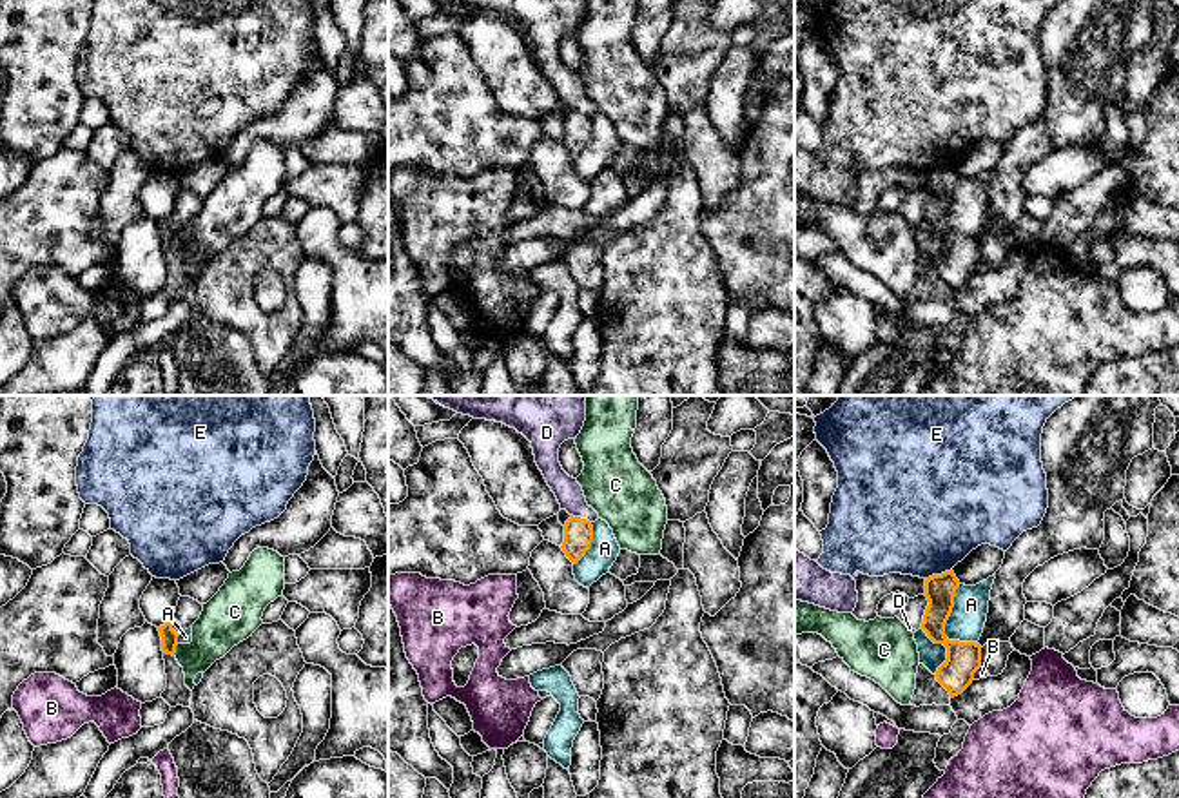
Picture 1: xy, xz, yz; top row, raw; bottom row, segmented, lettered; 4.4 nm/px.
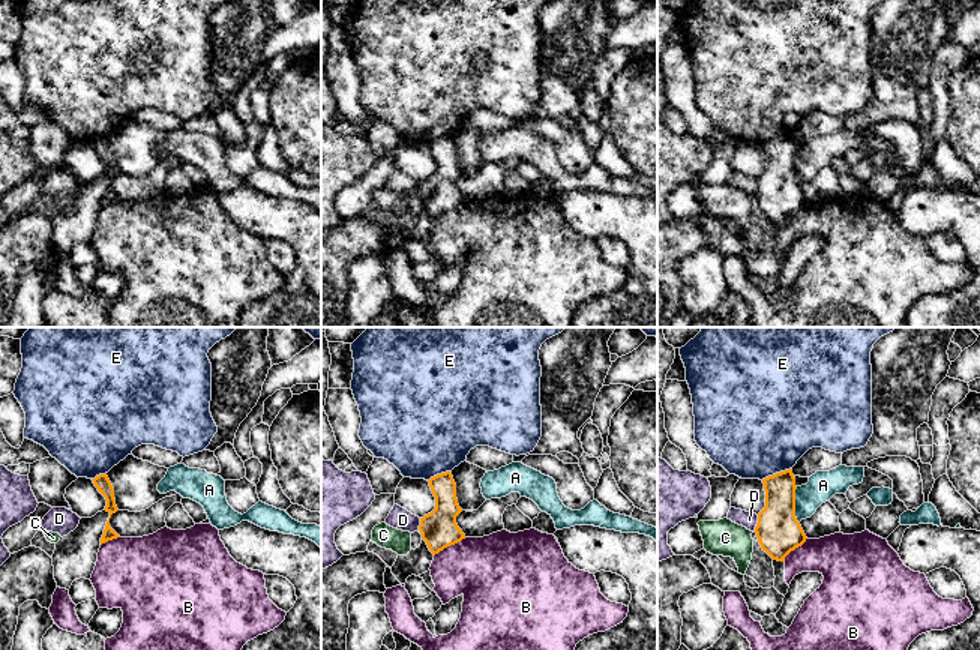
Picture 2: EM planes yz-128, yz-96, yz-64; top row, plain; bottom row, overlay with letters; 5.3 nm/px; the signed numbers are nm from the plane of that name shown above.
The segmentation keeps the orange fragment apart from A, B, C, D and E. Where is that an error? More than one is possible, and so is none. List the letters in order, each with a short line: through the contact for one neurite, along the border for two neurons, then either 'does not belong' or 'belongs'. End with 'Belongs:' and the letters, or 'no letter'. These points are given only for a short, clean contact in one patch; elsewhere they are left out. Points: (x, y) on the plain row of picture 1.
A: line yz (960, 178), (945, 218), (945, 229), (976, 238); does not belong
B: line yz (980, 260), (973, 272); does not belong
C: line xy (178, 238), (173, 249); does not belong
D: line xz (572, 107), (584, 113); does not belong
E: line yz (951, 162), (925, 173); does not belong
Belongs: no letter

